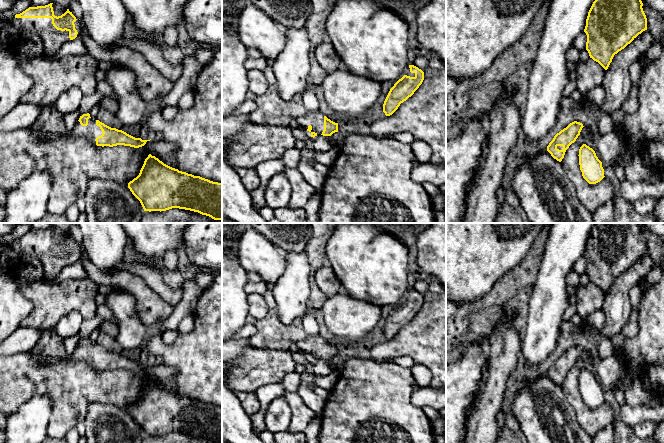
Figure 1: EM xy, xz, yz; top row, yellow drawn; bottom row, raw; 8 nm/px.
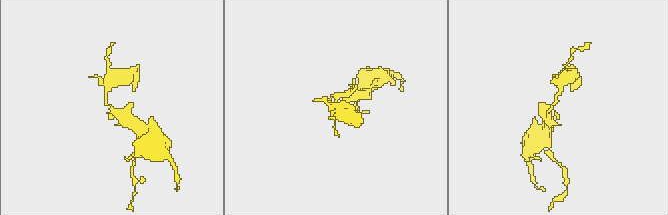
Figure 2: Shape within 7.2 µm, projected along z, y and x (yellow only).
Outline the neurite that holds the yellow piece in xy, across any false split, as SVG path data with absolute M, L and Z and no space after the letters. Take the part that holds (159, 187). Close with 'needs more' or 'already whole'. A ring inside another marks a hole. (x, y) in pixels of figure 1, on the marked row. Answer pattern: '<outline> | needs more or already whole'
M151 154L145 159L139 175L128 183L128 188L140 201L144 211L161 212L179 208L222 221L222 183L179 171Z | already whole

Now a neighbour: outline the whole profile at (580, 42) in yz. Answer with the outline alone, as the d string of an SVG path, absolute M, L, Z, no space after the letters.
M583 31L576 37L576 39L573 42L573 46L575 46L579 51L581 51L584 48L586 48L586 42L587 42L587 35Z

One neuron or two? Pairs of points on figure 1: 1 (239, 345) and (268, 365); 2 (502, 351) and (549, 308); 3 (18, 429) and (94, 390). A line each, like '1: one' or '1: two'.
1: two
2: two
3: two

